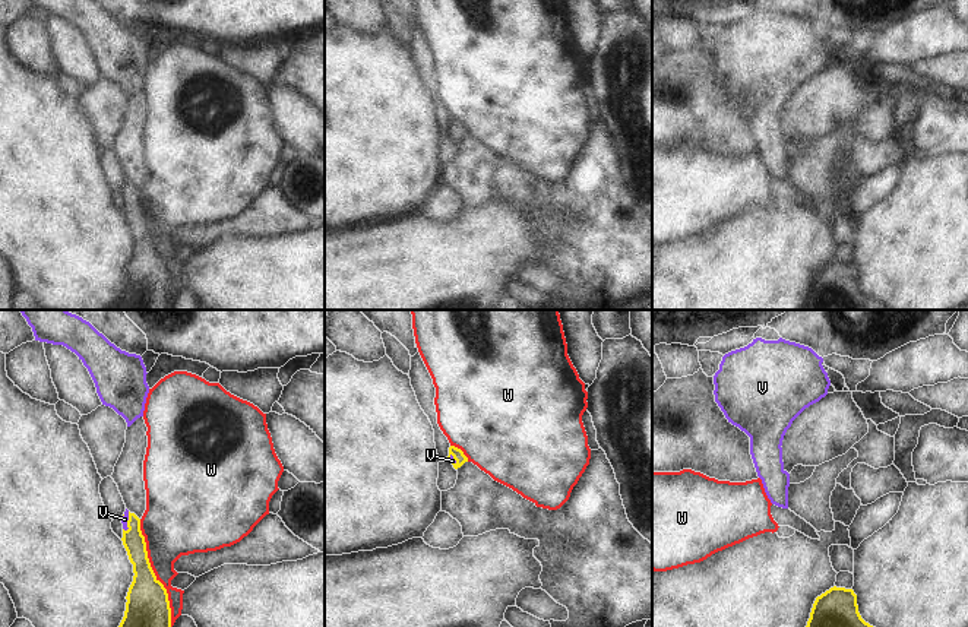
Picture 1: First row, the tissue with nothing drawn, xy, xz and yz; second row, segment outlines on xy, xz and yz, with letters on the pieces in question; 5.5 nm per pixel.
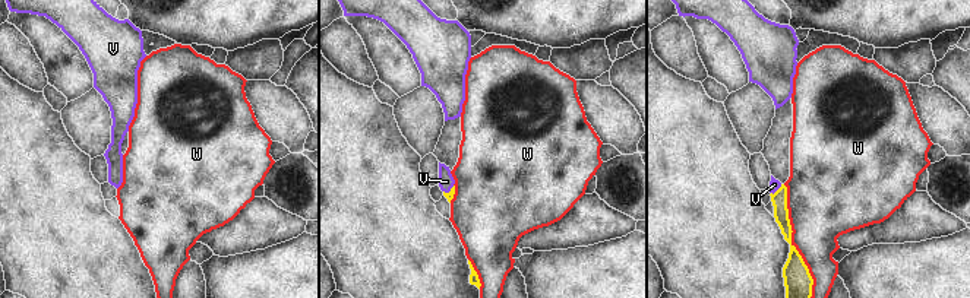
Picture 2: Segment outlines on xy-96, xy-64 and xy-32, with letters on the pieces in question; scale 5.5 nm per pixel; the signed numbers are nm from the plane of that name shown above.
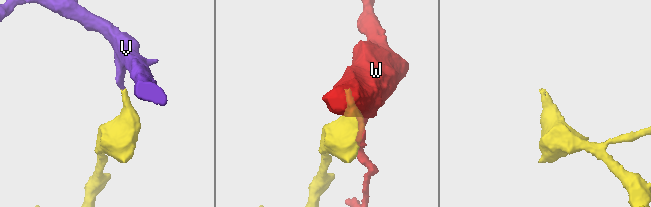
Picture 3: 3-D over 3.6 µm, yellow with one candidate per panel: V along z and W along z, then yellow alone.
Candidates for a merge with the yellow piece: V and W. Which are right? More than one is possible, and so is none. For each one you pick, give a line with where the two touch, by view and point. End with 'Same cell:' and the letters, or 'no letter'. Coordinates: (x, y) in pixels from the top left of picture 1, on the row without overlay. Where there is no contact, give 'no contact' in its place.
V: xy (127, 195)
Same cell: V

